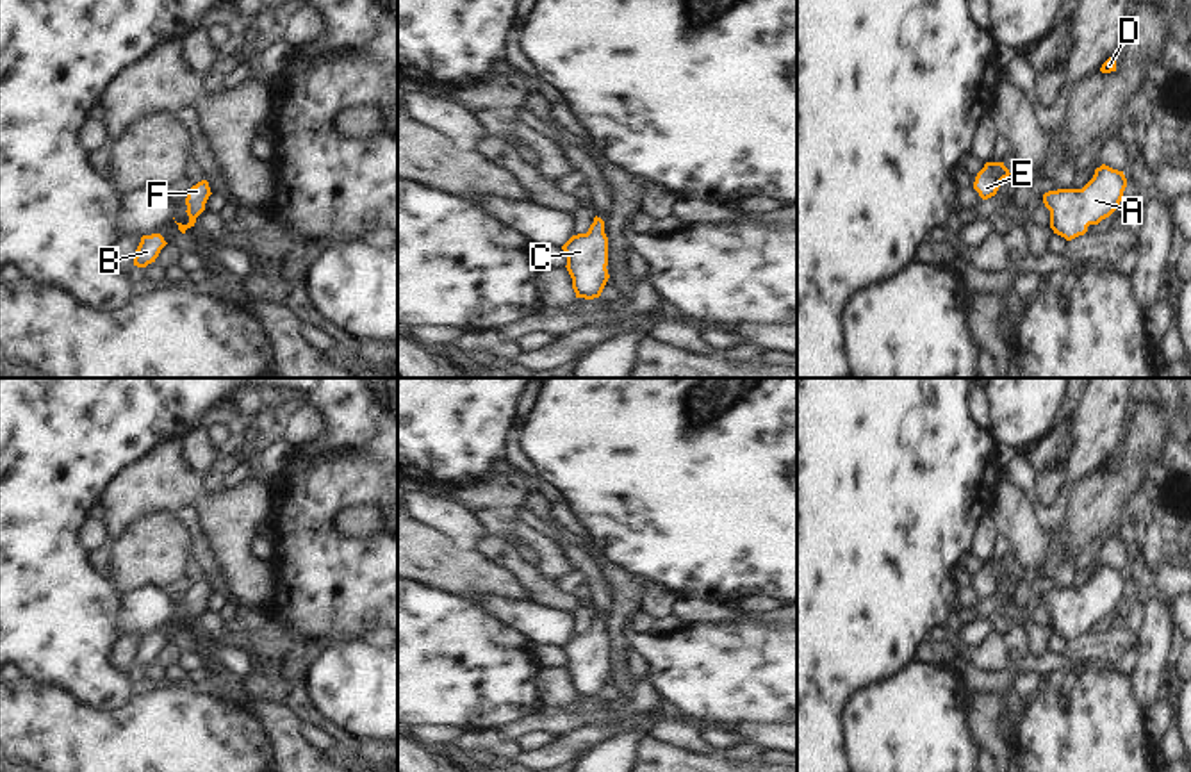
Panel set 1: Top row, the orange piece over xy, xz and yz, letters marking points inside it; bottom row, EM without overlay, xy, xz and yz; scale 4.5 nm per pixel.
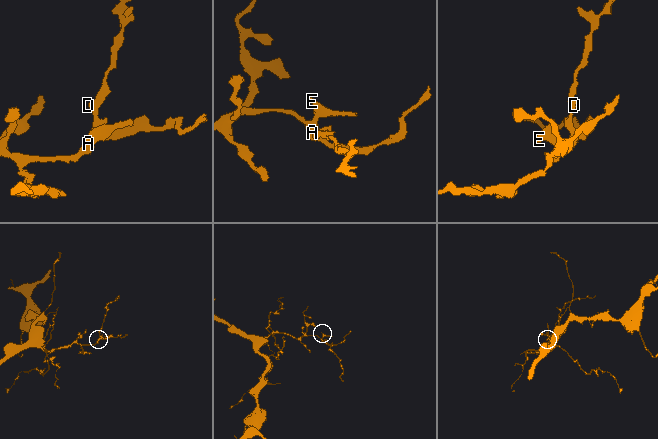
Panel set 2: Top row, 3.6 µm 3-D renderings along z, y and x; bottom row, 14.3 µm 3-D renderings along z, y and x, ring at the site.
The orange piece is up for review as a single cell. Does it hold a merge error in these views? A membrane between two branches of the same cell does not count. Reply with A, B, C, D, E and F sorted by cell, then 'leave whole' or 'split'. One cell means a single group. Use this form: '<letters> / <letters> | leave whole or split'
A B C D E F | leave whole

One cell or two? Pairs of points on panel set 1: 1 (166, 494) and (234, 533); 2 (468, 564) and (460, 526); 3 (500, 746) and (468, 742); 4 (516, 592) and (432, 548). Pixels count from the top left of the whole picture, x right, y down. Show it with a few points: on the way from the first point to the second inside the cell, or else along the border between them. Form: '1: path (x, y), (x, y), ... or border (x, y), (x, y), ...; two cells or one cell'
1: path (182, 494), (195, 494), (218, 517); one cell
2: border (428, 525), (457, 544), (471, 548); two cells
3: path (492, 744), (475, 742); one cell
4: path (494, 582), (473, 578), (453, 569); one cell

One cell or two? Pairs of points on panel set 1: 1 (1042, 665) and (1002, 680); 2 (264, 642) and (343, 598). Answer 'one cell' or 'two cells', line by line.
1: one cell
2: two cells

